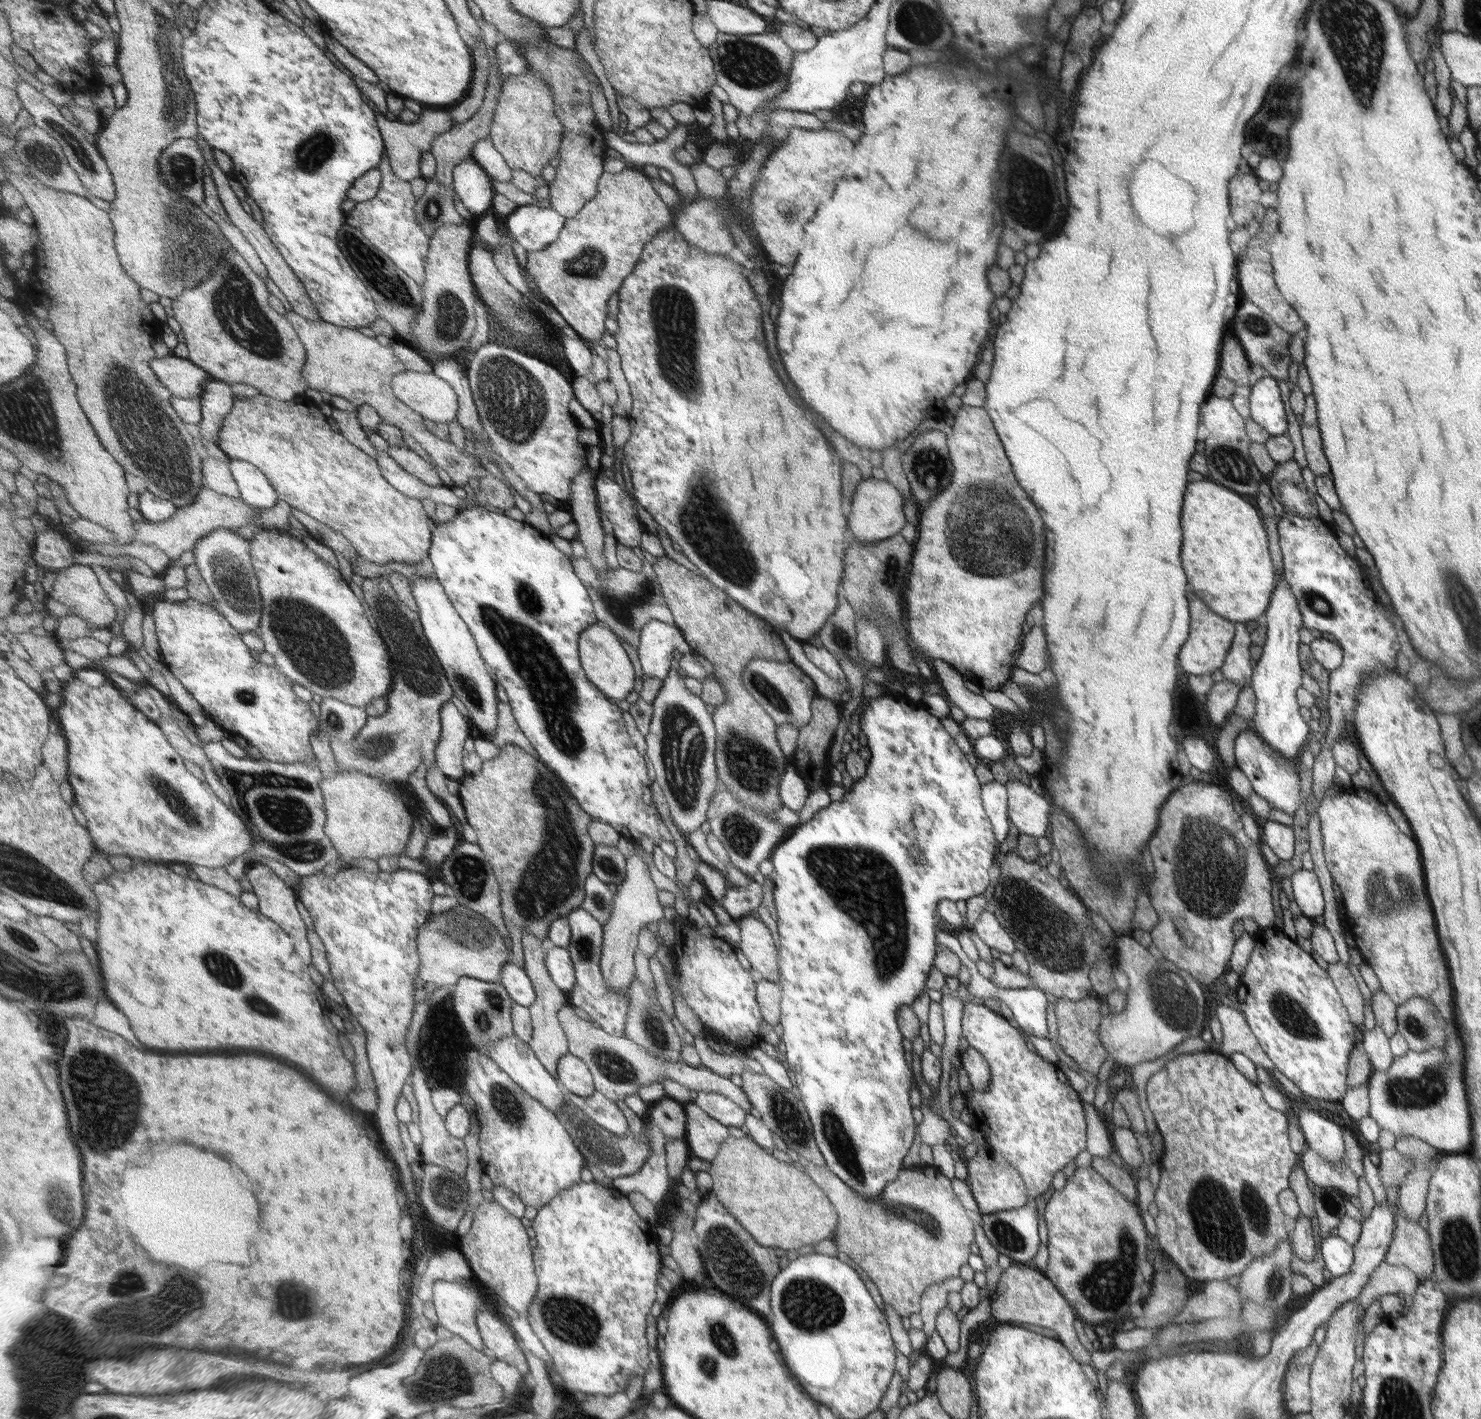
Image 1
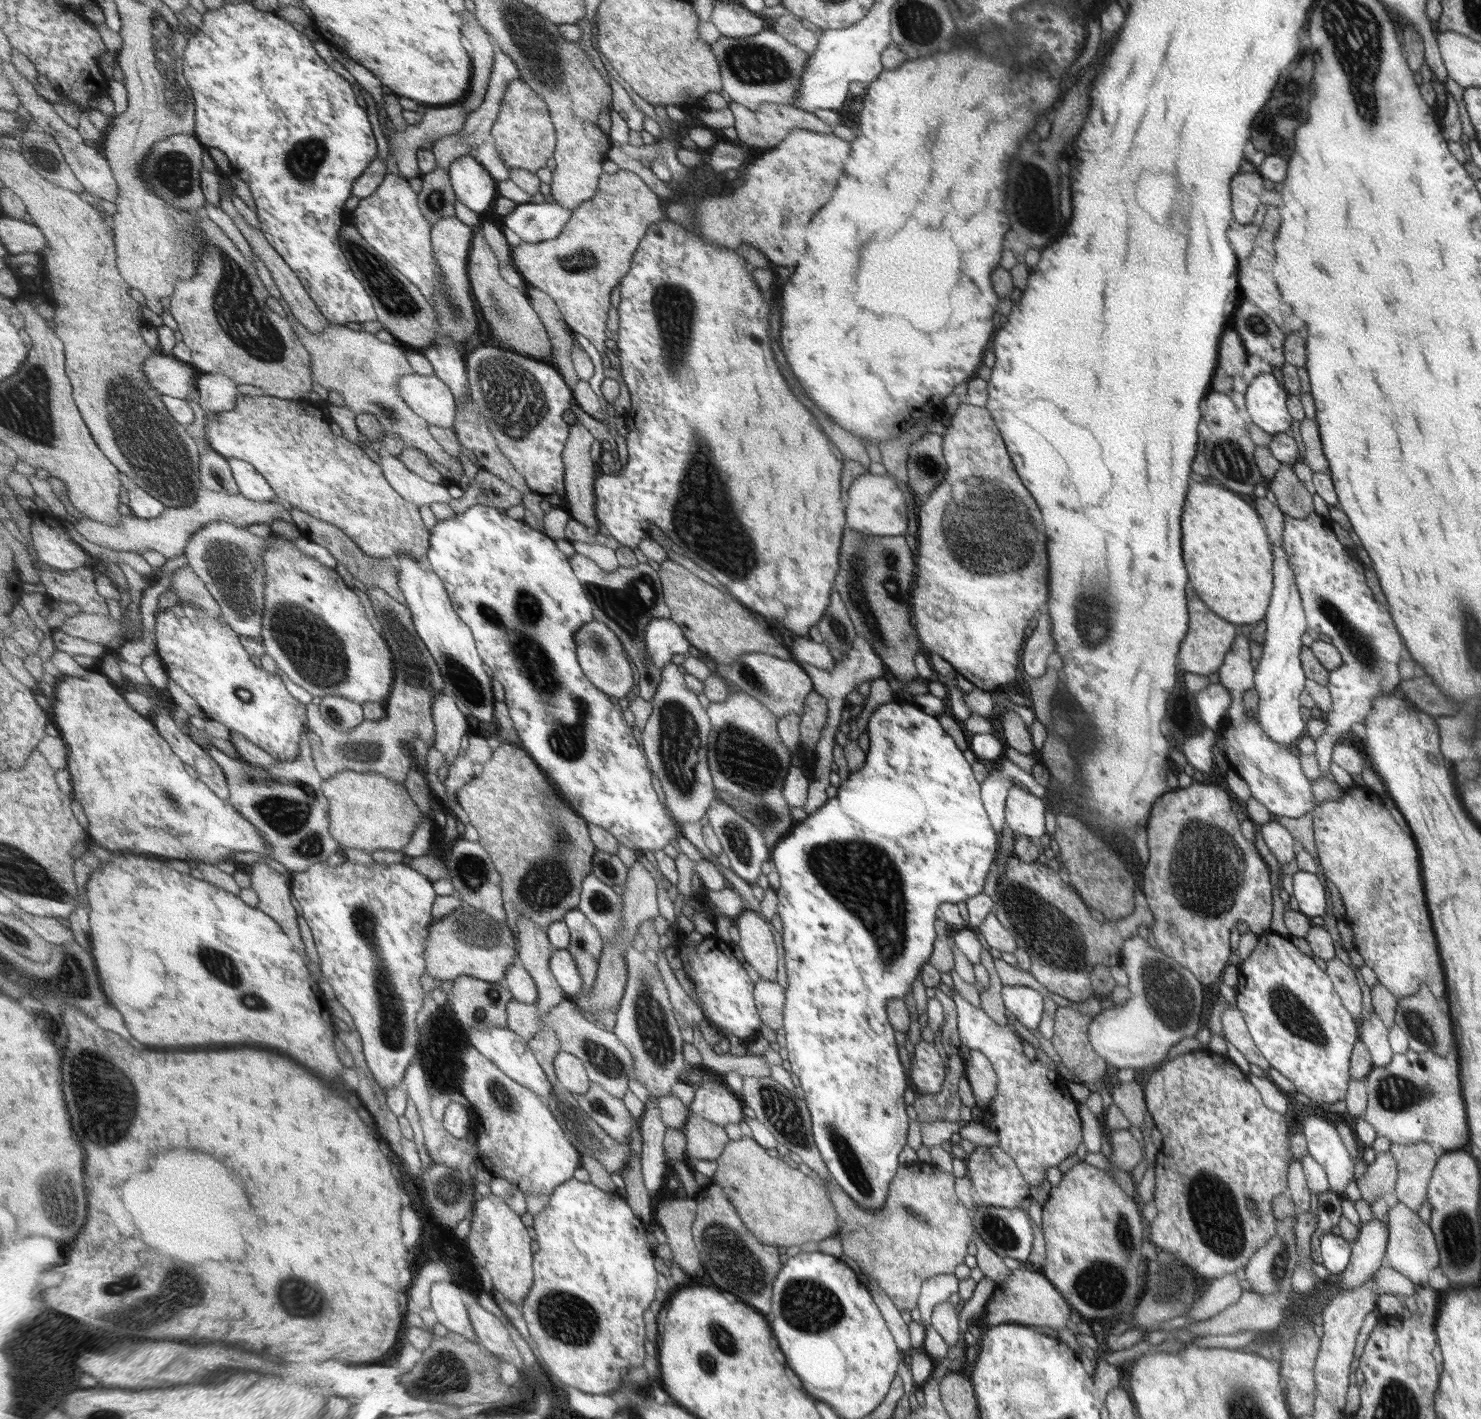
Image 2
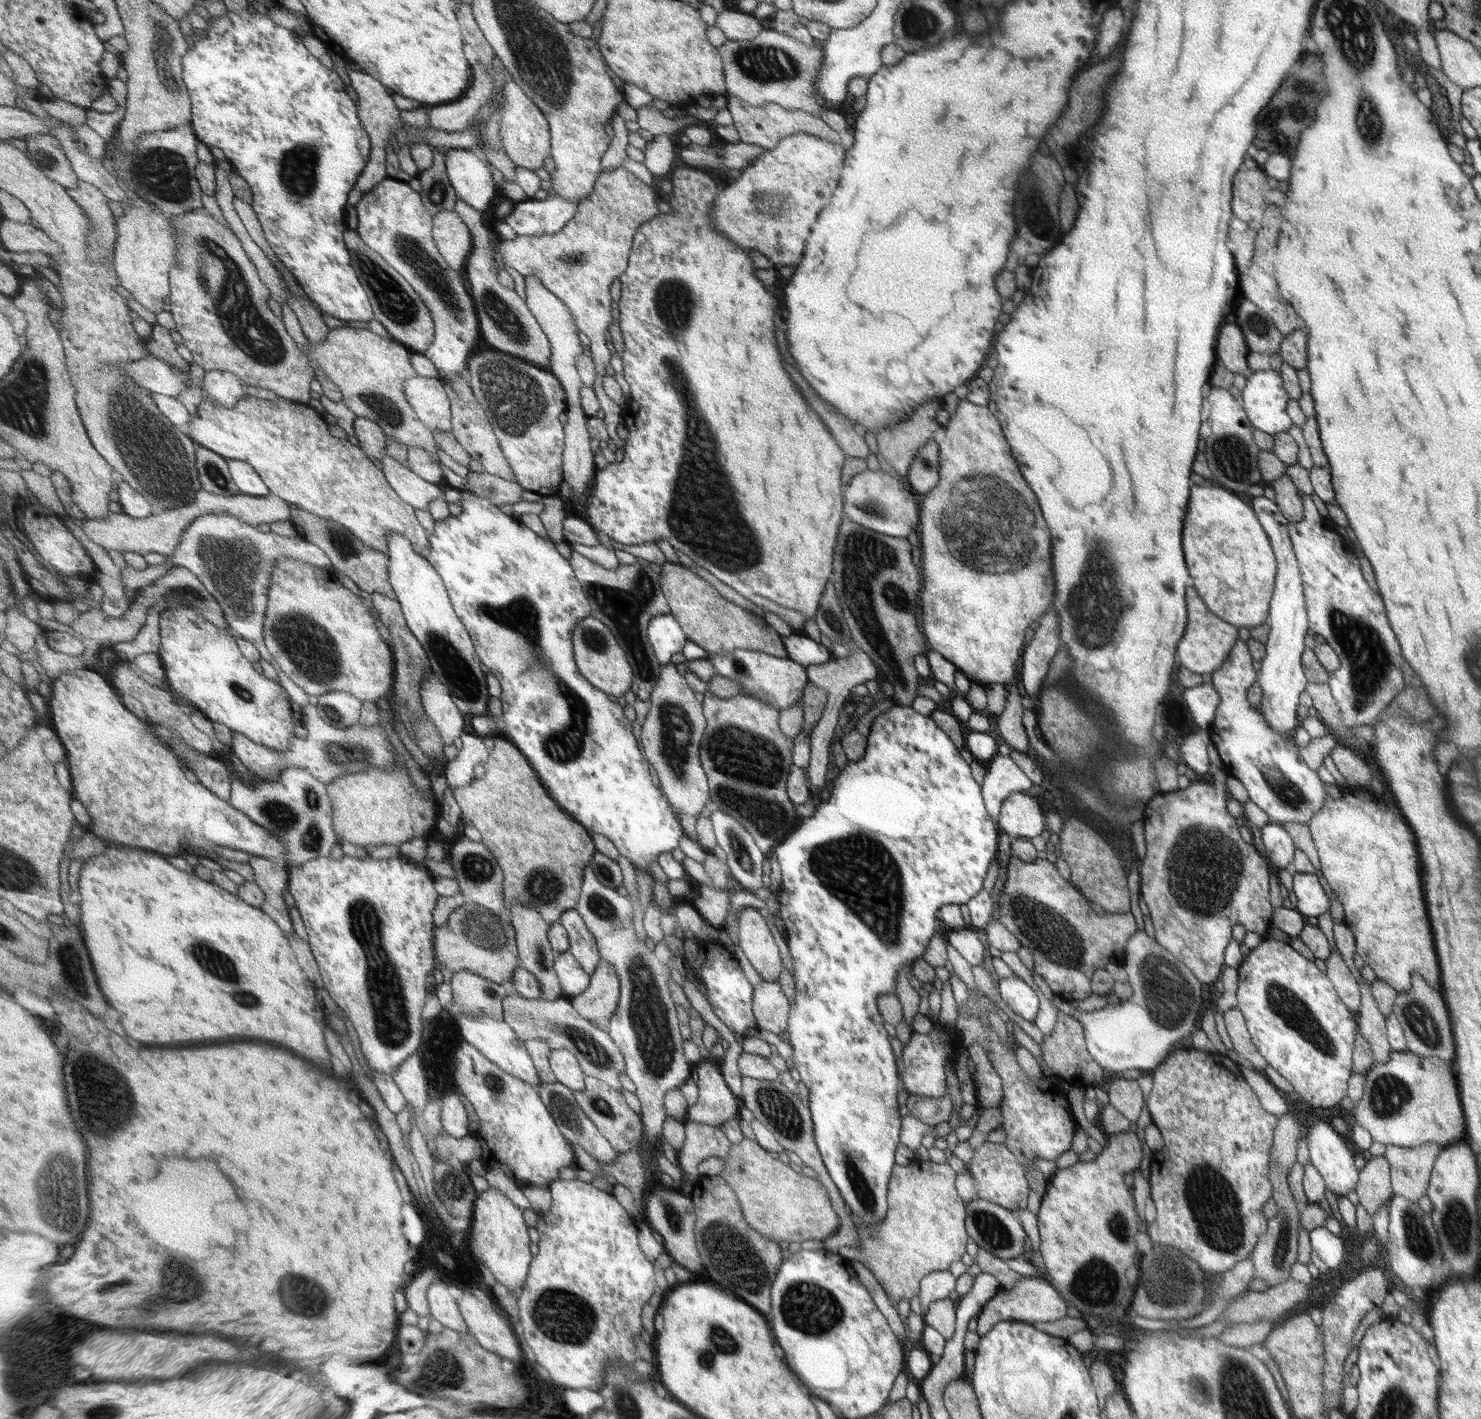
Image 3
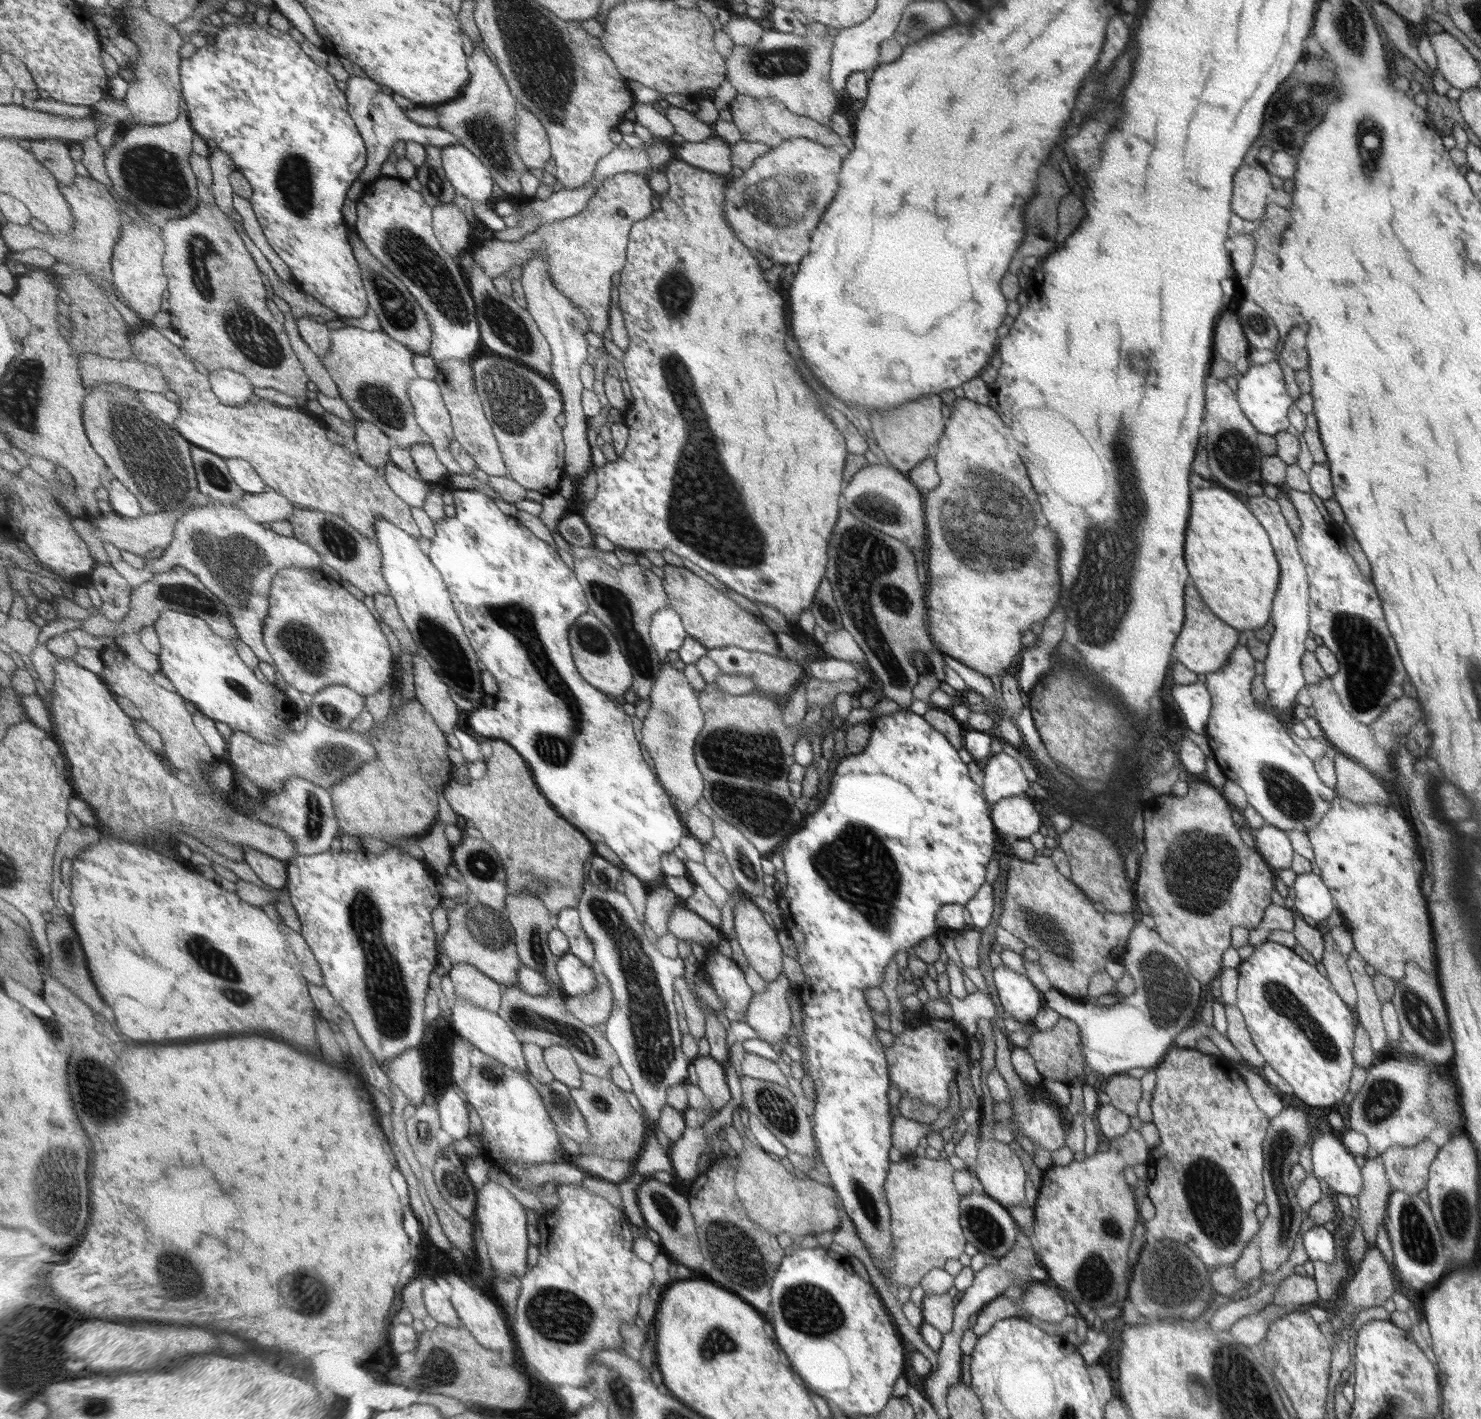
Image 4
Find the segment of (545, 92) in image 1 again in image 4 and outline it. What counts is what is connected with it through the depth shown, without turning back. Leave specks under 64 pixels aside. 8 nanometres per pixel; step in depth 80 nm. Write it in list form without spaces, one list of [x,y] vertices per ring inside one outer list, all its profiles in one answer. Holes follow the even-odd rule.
[[[520,102],[515,114],[517,114],[518,122],[517,148],[522,161],[529,168],[539,168],[544,171],[547,168],[547,162],[553,157],[552,144],[546,127]]]

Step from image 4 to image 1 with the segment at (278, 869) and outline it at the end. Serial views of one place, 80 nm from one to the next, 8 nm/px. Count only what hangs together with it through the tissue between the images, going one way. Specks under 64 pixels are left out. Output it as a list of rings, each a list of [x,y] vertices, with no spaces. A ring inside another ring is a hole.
[[[254,862],[245,874],[246,878],[252,885],[252,892],[258,897],[259,911],[273,919],[287,934],[294,938],[295,950],[301,955],[301,958],[307,963],[311,964],[311,944],[307,940],[307,925],[303,920],[302,914],[298,909],[300,904],[297,890],[291,888],[265,864]]]

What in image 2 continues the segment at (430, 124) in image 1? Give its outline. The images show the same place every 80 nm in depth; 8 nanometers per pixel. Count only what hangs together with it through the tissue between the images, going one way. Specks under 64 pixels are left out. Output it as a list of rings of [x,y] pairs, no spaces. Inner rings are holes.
[[[463,102],[453,104],[445,107],[426,107],[422,112],[423,122],[417,126],[408,125],[403,131],[396,131],[393,128],[393,132],[387,132],[390,144],[390,151],[395,158],[397,167],[399,168],[402,176],[407,179],[419,178],[423,176],[423,172],[418,165],[418,150],[429,149],[432,150],[433,145],[441,138],[453,134],[458,134],[464,129],[468,116],[465,114],[465,108],[463,108]]]

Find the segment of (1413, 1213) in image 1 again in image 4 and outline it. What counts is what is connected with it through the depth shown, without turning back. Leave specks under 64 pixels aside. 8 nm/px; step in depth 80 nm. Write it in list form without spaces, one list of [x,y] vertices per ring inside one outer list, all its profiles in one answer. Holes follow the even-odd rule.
[[[1427,1137],[1412,1147],[1395,1145],[1386,1149],[1380,1157],[1393,1190],[1412,1195],[1425,1189],[1428,1168],[1435,1158],[1437,1149]]]

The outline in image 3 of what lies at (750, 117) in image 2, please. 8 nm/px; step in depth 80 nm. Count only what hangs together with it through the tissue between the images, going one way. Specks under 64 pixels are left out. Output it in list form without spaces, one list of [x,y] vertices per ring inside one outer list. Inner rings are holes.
[[[729,95],[727,98],[727,109],[734,117],[734,126],[739,132],[740,140],[747,144],[756,144],[764,149],[772,149],[785,136],[791,136],[797,131],[804,134],[815,135],[817,138],[841,145],[839,135],[831,130],[819,117],[813,117],[800,111],[787,111],[781,106],[773,103],[763,103],[757,108],[745,102],[742,98]]]

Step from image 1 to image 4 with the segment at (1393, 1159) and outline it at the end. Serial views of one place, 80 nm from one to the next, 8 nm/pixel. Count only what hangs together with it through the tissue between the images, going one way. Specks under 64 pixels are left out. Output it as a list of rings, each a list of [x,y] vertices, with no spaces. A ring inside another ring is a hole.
[[[1381,1157],[1366,1158],[1360,1168],[1362,1187],[1359,1194],[1359,1226],[1366,1246],[1373,1246],[1377,1228],[1382,1224],[1388,1196],[1393,1190],[1386,1177]]]

